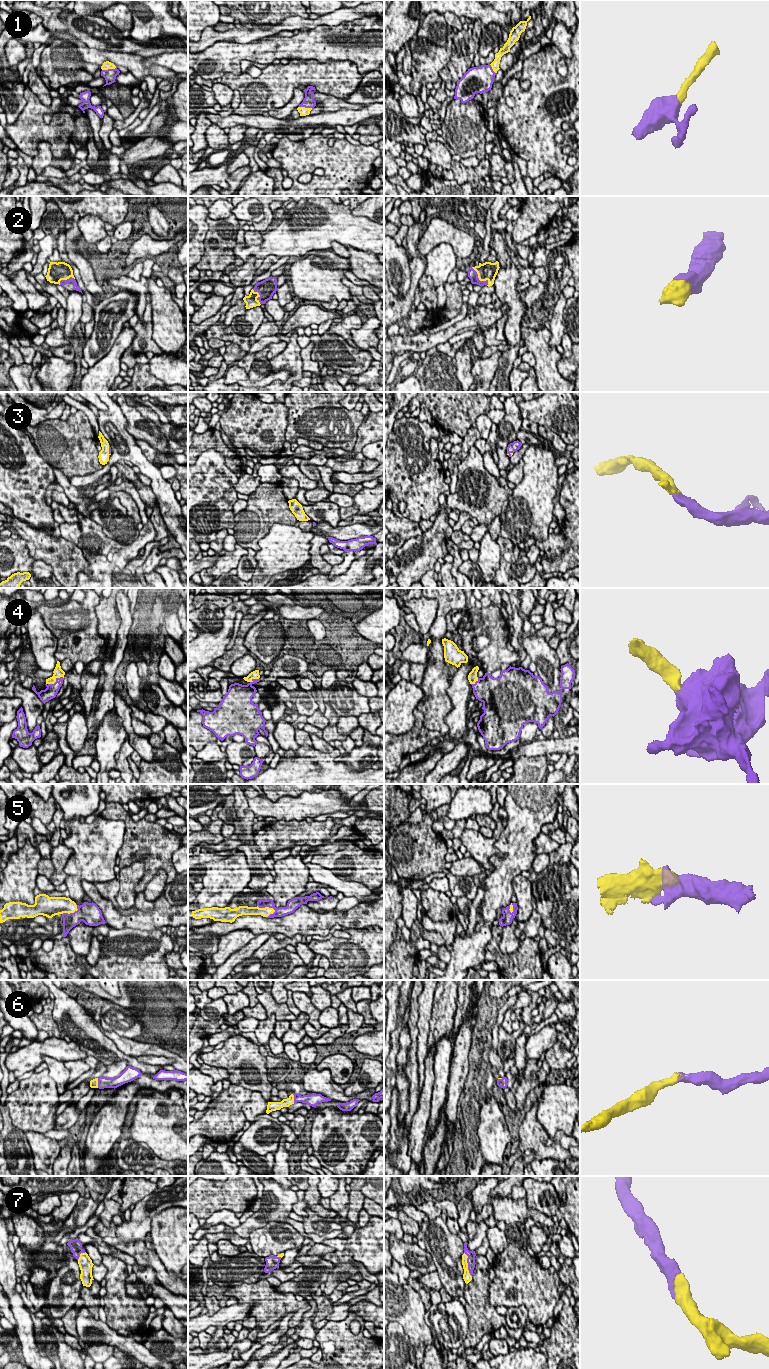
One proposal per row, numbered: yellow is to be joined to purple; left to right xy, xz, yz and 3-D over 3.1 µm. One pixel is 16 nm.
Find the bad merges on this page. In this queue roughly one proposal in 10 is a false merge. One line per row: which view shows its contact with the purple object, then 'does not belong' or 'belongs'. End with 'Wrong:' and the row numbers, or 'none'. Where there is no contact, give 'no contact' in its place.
1: xy | belongs
2: yz | belongs
3: xy | belongs
4: xy | belongs
5: xz | belongs
6: xy | belongs
7: yz | belongs
Wrong: none

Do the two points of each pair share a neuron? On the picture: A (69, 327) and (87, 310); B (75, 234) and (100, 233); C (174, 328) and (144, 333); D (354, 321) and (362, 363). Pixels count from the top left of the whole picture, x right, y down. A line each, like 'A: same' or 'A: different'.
A: different
B: different
C: different
D: different

